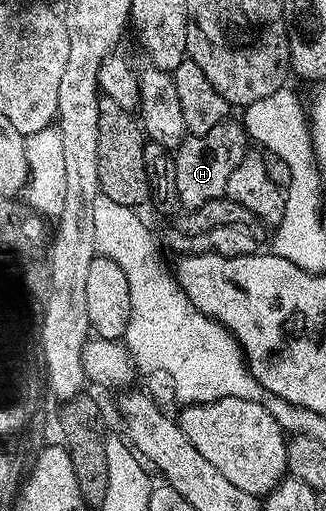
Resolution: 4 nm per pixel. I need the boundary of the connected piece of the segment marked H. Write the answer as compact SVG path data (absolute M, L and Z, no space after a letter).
M224 121L213 125L209 133L187 135L183 142L174 148L175 192L179 198L180 208L200 207L205 205L205 201L226 196L229 176L233 169L237 169L237 165L241 165L249 150L249 136L244 131L242 122L231 122Z

